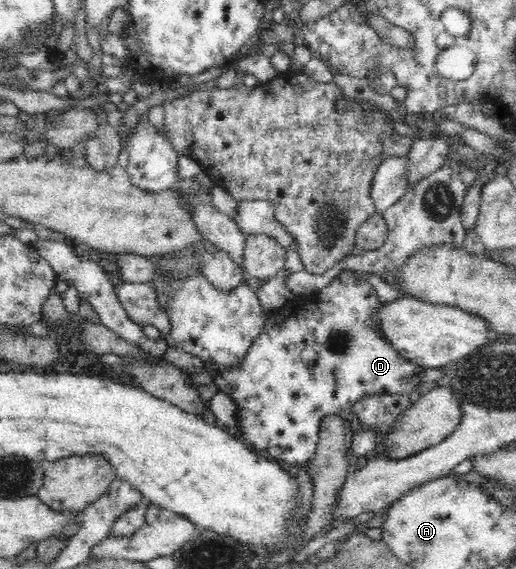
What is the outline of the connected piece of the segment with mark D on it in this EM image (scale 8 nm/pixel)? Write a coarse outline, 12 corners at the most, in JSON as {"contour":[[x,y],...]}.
{"contour":[[346,269],[271,310],[218,372],[244,440],[296,466],[322,421],[366,396],[416,397],[427,368],[379,333]]}

